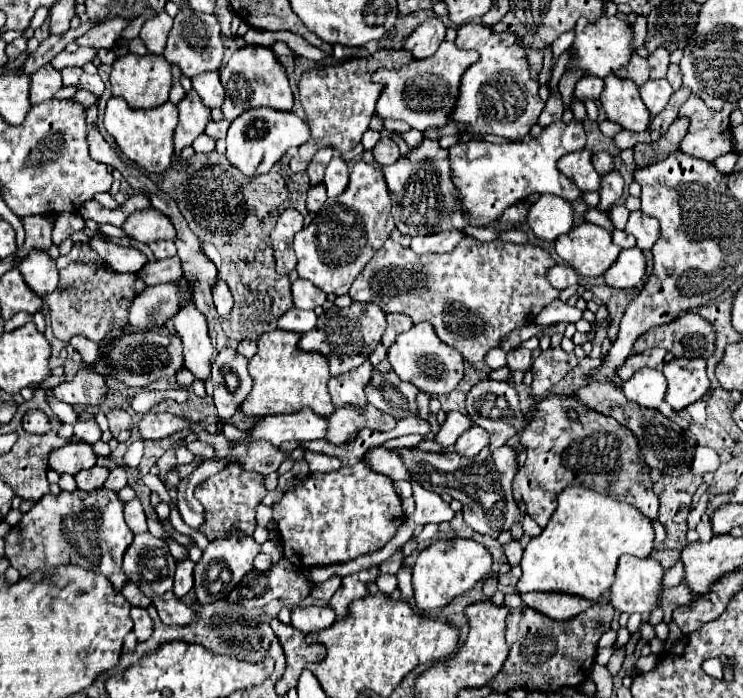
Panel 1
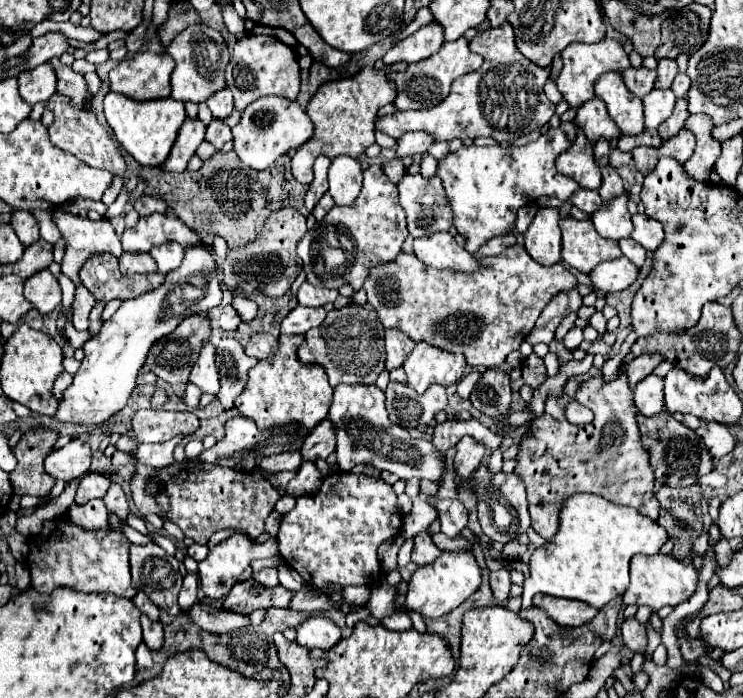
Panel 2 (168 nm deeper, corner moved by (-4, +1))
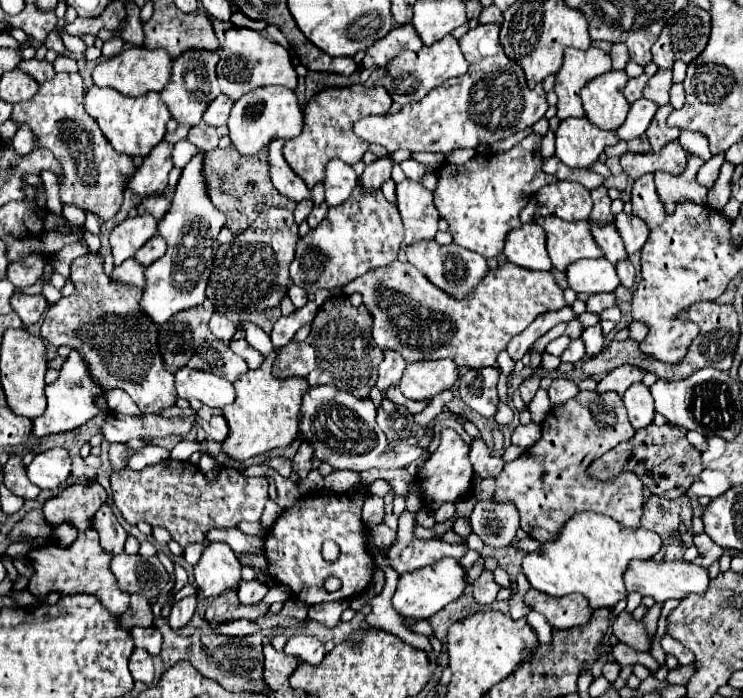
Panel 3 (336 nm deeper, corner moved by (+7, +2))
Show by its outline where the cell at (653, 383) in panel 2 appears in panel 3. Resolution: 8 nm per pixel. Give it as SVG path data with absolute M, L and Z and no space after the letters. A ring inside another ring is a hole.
M641 382L633 384L625 396L623 396L627 414L629 414L629 422L635 430L639 428L647 428L653 422L655 410L653 410L653 398L647 386L643 386Z

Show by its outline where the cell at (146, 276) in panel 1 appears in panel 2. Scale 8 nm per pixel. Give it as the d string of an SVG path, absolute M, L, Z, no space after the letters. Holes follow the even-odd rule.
M110 253L90 257L80 269L82 285L100 301L112 299L132 299L144 291L156 289L164 283L164 273L136 273L136 275L122 275L116 267L116 257Z

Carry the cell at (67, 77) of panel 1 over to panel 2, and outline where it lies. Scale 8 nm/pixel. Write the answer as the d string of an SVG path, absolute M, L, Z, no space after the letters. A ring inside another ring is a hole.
M58 57L50 59L54 71L58 75L58 93L64 93L72 101L72 105L84 105L84 97L88 97L88 87L84 85L84 77L76 73L72 67L66 67L58 61Z

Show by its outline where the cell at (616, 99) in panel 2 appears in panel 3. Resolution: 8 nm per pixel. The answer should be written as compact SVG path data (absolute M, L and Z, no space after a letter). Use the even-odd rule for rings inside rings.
M611 70L597 76L581 90L583 108L587 118L603 130L617 130L629 112L629 102L623 96L627 84L625 70Z

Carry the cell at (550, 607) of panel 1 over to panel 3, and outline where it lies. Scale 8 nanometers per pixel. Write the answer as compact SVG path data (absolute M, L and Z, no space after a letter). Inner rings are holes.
M529 590L525 594L525 604L535 612L541 612L547 622L557 630L567 630L573 626L583 626L591 620L593 610L589 608L585 596L569 594L569 596L549 596L539 590Z

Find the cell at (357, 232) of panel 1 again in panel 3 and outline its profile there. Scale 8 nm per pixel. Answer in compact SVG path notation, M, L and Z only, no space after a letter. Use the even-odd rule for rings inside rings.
M357 184L351 200L329 208L327 218L299 240L297 256L289 268L291 280L293 284L305 288L309 294L317 292L319 288L343 288L347 282L369 270L389 266L397 258L401 242L403 224L397 206L389 204L381 190L365 192L361 184Z

